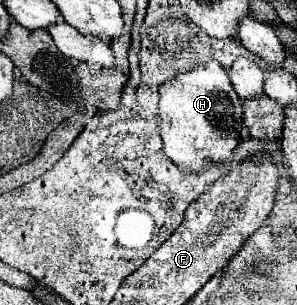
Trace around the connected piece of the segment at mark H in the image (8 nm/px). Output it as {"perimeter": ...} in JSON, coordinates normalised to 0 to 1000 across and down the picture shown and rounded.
{"perimeter":[[[700,200],[694,213],[667,213],[633,239],[606,239],[586,259],[559,266],[539,285],[539,436],[552,462],[552,502],[599,541],[620,567],[673,567],[694,548],[714,548],[727,528],[774,528],[788,489],[808,475],[815,449],[815,331],[788,305],[768,239],[727,207]]]}

